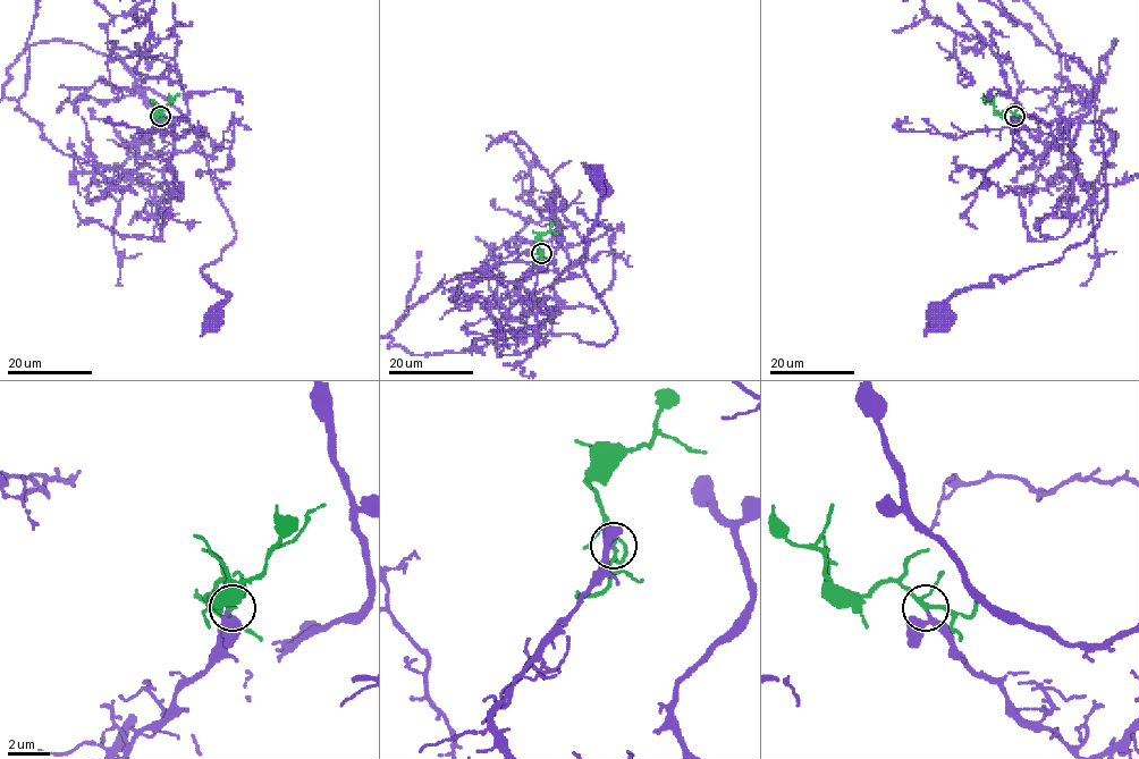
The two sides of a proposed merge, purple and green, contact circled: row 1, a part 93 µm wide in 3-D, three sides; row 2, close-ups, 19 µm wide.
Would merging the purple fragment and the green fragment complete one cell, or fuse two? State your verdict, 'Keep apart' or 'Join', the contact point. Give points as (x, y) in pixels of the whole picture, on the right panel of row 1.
Join. Place: (1014, 116)

